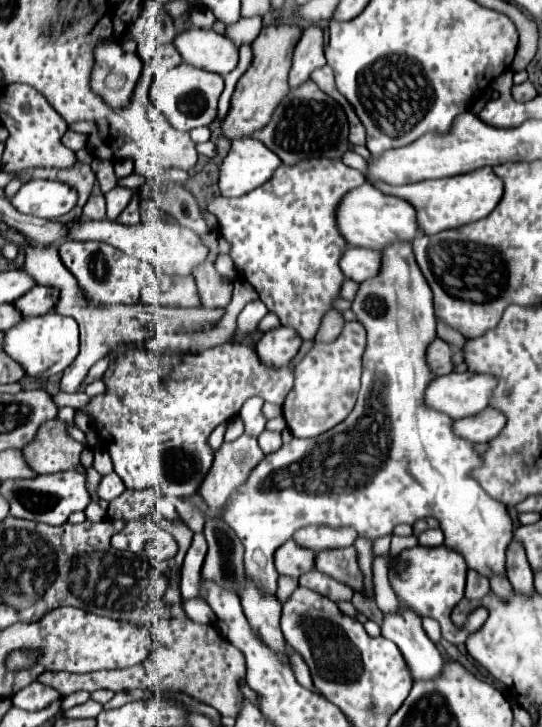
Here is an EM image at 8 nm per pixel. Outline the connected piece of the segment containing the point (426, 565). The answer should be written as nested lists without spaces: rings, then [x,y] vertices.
[[[416,545],[416,547],[400,553],[398,567],[388,577],[390,577],[390,585],[392,585],[398,599],[408,603],[418,615],[436,619],[442,627],[442,637],[446,641],[450,641],[454,645],[462,645],[468,639],[468,635],[477,631],[488,618],[487,609],[479,607],[468,615],[462,628],[456,627],[450,619],[454,605],[458,605],[458,601],[464,597],[466,571],[468,571],[468,565],[458,551],[446,549],[446,545],[440,545],[440,547]]]

